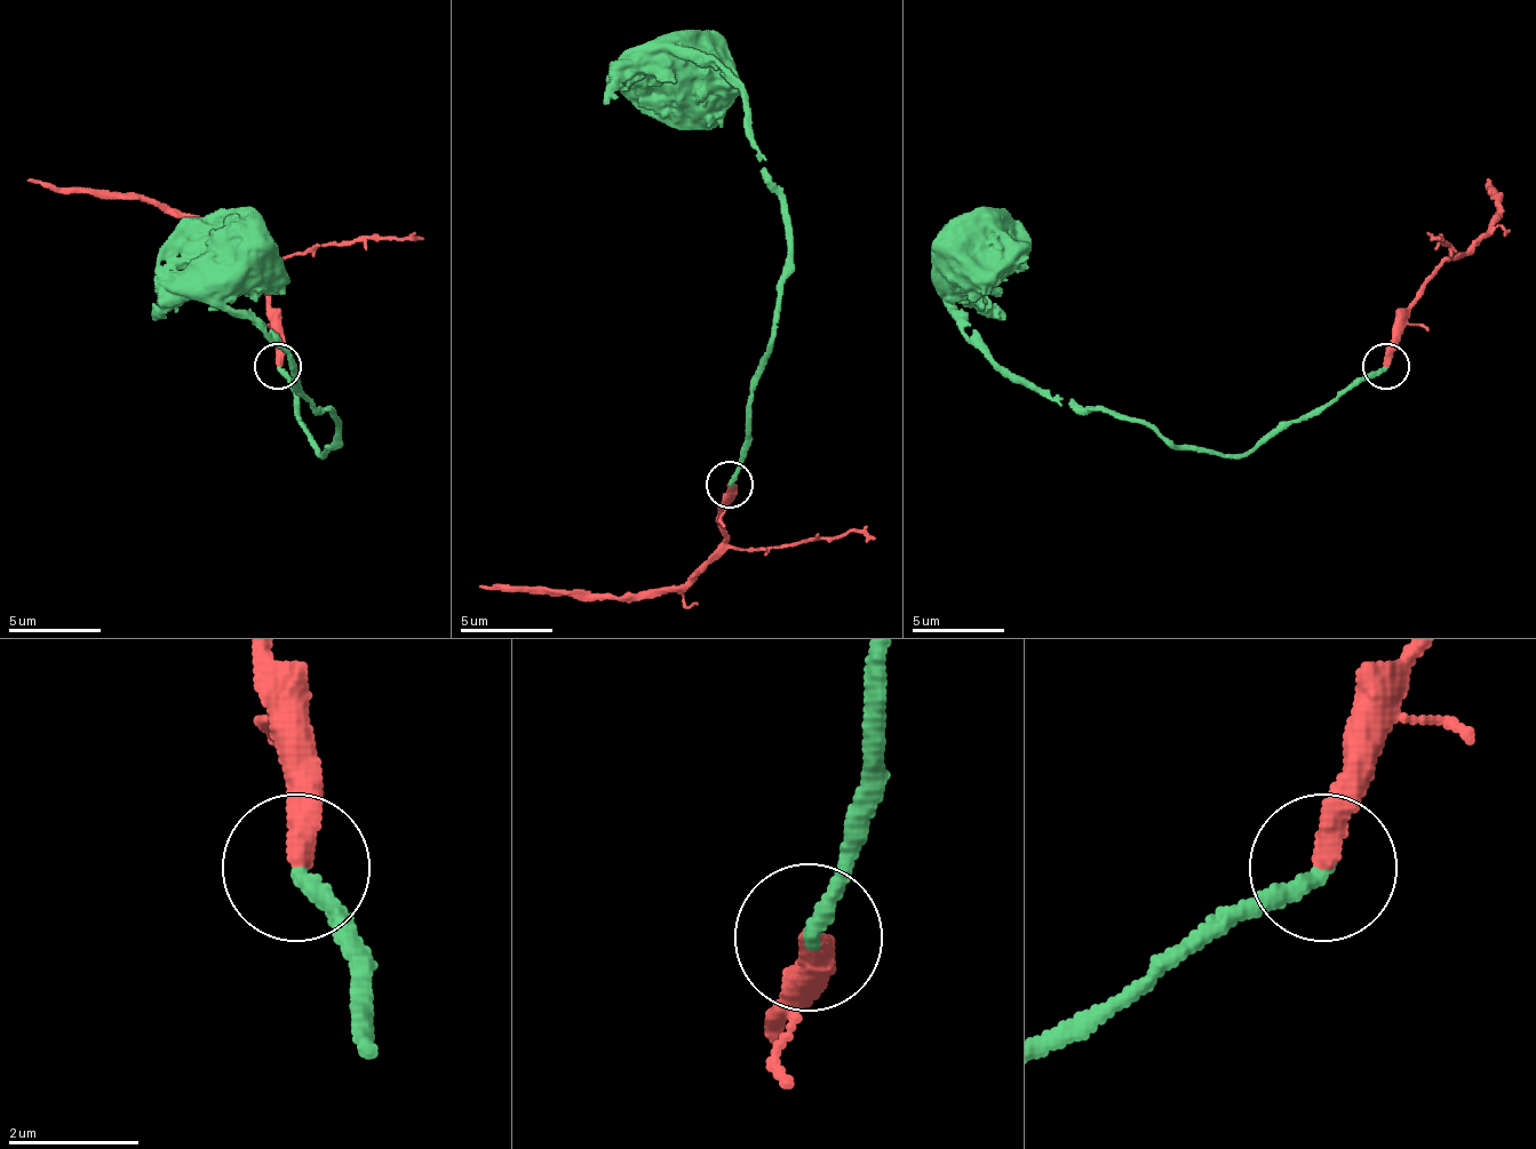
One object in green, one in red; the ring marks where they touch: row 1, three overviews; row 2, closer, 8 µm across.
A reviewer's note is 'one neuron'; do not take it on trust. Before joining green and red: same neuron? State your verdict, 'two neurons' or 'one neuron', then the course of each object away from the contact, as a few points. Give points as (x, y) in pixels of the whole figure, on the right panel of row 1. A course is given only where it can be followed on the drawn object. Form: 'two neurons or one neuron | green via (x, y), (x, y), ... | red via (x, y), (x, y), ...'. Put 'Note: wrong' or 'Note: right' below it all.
one neuron | green via (1387, 365), (1243, 453), (1164, 444), (1146, 425), (1029, 388), (1002, 365), (955, 304), (978, 277), (973, 245) | red via (1387, 365), (1392, 324), (1442, 268), (1489, 230), (1498, 216), (1498, 202), (1489, 193), (1489, 180)
Note: right

